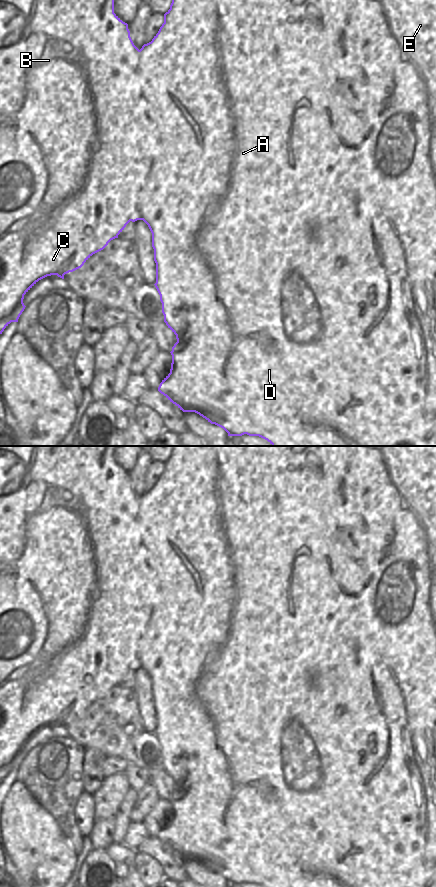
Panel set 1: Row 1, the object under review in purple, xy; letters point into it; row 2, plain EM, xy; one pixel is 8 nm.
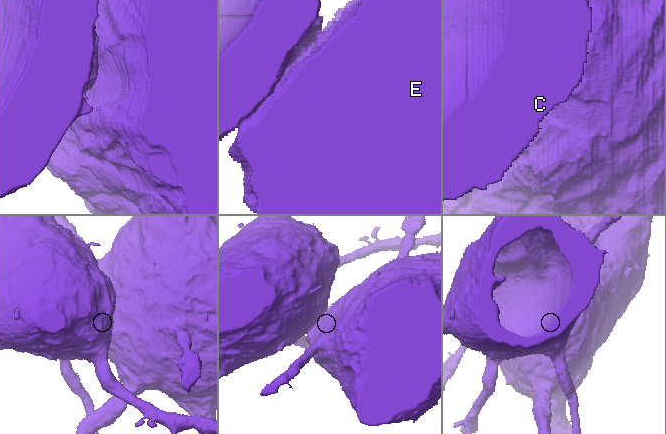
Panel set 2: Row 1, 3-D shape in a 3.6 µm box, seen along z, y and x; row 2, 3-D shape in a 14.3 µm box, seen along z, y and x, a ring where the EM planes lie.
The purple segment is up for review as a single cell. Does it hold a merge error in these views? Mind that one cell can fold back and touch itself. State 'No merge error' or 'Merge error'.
Merge error.

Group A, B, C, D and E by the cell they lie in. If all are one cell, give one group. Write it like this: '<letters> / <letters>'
A D E / B C

